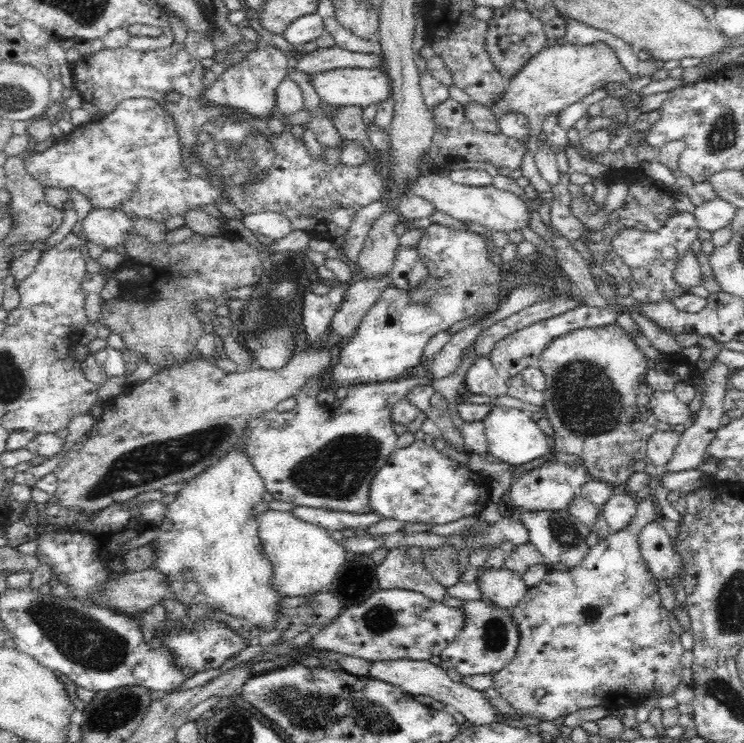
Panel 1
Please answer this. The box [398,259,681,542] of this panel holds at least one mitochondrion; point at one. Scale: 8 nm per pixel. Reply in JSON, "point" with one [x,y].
{"point":[586,406]}

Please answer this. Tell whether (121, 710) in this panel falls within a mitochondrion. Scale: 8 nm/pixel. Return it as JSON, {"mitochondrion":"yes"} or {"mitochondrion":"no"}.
{"mitochondrion":"yes"}

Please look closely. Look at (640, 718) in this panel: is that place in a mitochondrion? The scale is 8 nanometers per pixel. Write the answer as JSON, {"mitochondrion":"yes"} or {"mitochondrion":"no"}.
{"mitochondrion":"no"}

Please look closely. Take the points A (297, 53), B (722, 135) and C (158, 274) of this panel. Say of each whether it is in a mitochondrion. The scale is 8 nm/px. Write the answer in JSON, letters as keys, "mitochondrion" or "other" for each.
{"A":"other","B":"mitochondrion","C":"other"}

